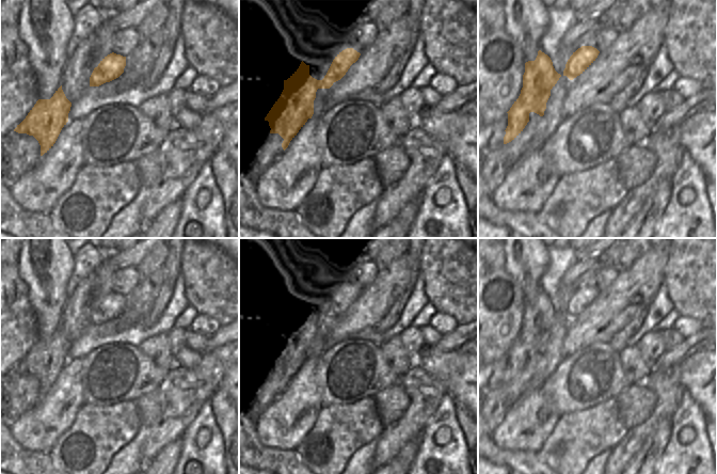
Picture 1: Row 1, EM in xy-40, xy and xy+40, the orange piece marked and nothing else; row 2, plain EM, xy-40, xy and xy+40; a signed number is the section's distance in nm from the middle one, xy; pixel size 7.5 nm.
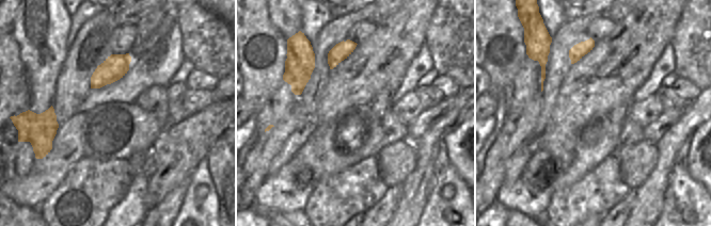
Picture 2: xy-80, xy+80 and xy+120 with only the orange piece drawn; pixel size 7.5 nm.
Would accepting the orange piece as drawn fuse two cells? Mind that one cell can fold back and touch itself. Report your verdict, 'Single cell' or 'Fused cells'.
Fused cells

